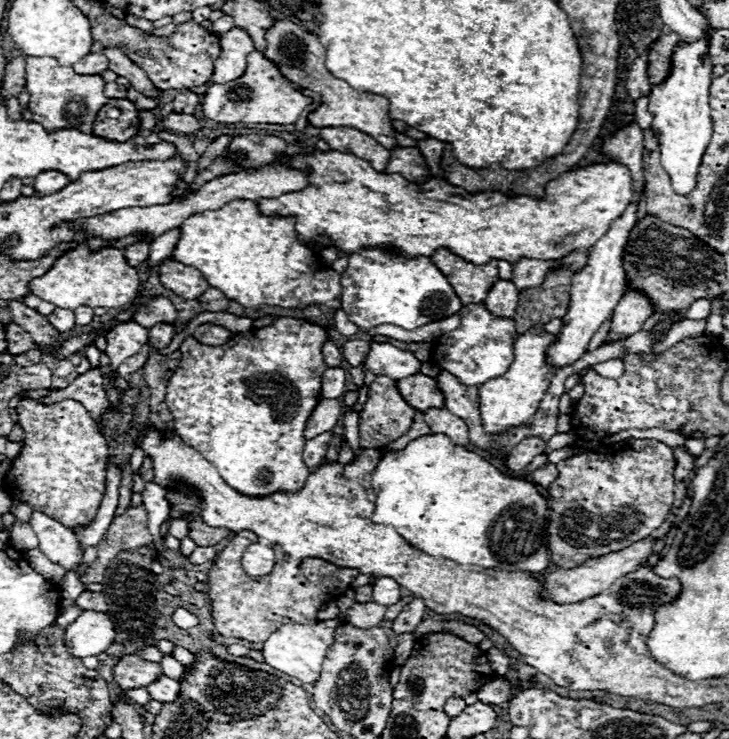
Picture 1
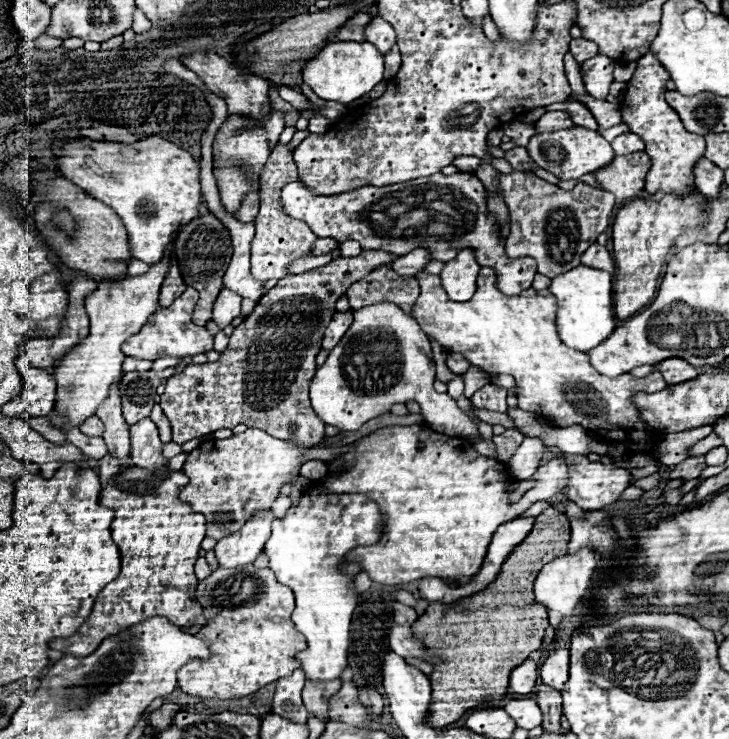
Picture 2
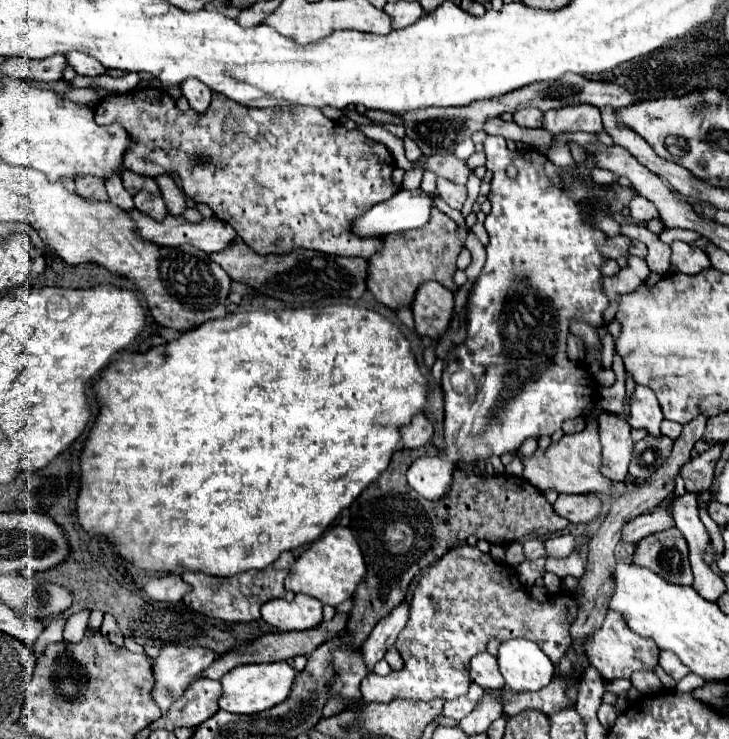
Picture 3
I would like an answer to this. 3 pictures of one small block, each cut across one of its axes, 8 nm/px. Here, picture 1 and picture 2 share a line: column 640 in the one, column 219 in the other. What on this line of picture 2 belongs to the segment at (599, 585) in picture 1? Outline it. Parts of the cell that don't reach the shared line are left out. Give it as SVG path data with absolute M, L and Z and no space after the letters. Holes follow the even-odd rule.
M258 512L258 516L252 516L238 532L218 540L214 552L220 566L236 568L242 564L252 564L262 552L264 542L270 538L272 520L272 512Z

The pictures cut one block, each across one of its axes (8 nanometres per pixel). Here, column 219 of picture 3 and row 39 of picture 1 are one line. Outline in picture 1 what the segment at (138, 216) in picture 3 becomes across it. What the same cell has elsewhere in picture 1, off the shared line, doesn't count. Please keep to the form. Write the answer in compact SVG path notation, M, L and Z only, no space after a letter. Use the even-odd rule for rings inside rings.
M232 28L230 32L220 36L222 54L214 60L214 74L212 82L230 82L244 74L246 70L246 56L254 52L254 44L246 30Z

